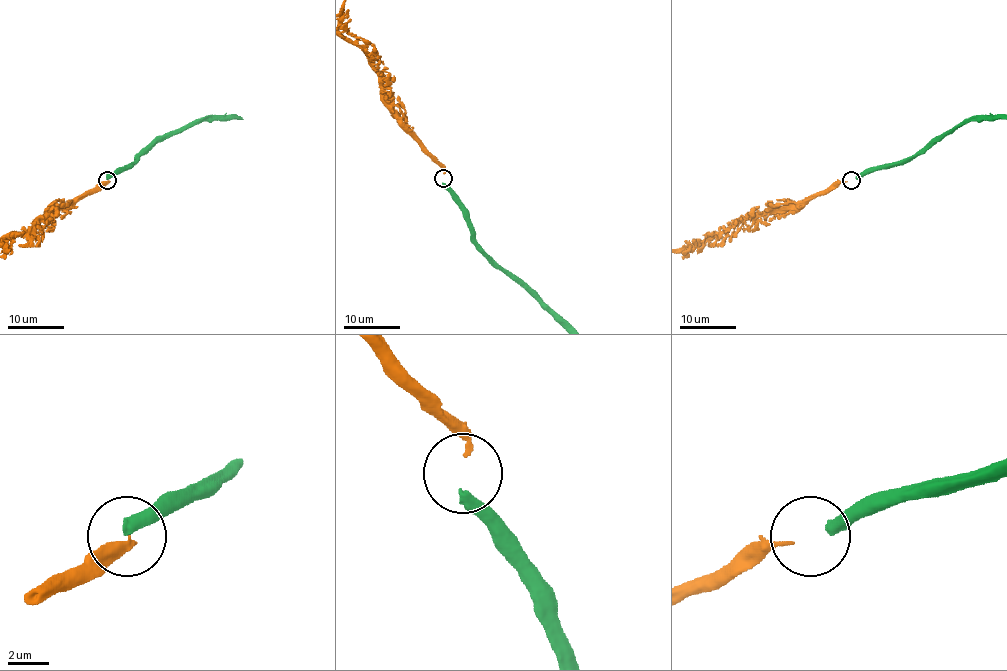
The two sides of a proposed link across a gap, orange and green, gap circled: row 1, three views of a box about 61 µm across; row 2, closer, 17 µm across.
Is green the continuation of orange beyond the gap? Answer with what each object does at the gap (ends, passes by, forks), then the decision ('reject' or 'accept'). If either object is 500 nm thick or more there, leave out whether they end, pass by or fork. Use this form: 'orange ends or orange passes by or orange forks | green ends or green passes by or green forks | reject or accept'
orange ends | green ends | accept

